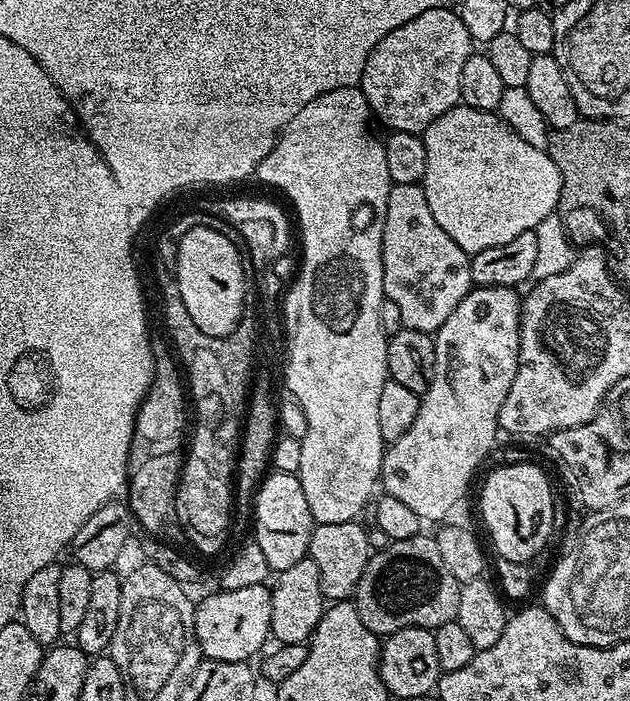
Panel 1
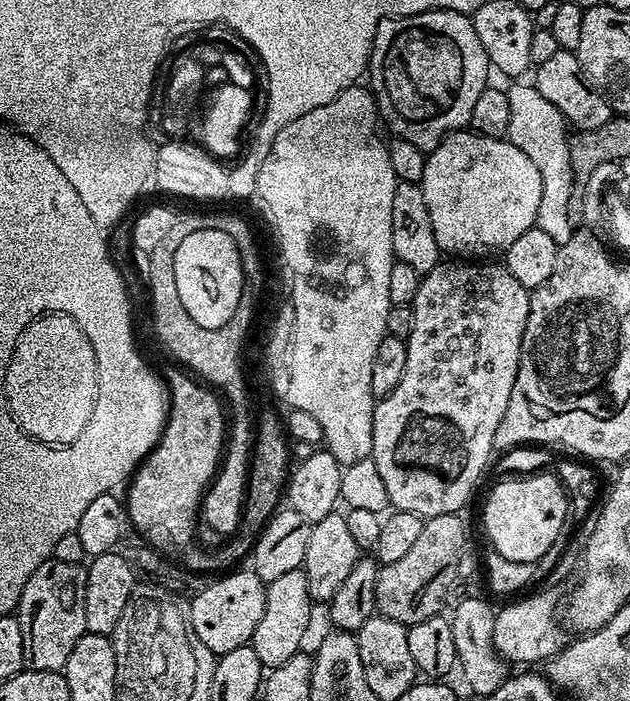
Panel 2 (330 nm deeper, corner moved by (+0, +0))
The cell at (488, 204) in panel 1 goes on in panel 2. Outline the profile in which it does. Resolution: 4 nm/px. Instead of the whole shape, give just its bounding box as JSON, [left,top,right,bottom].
[419,130,542,258]

